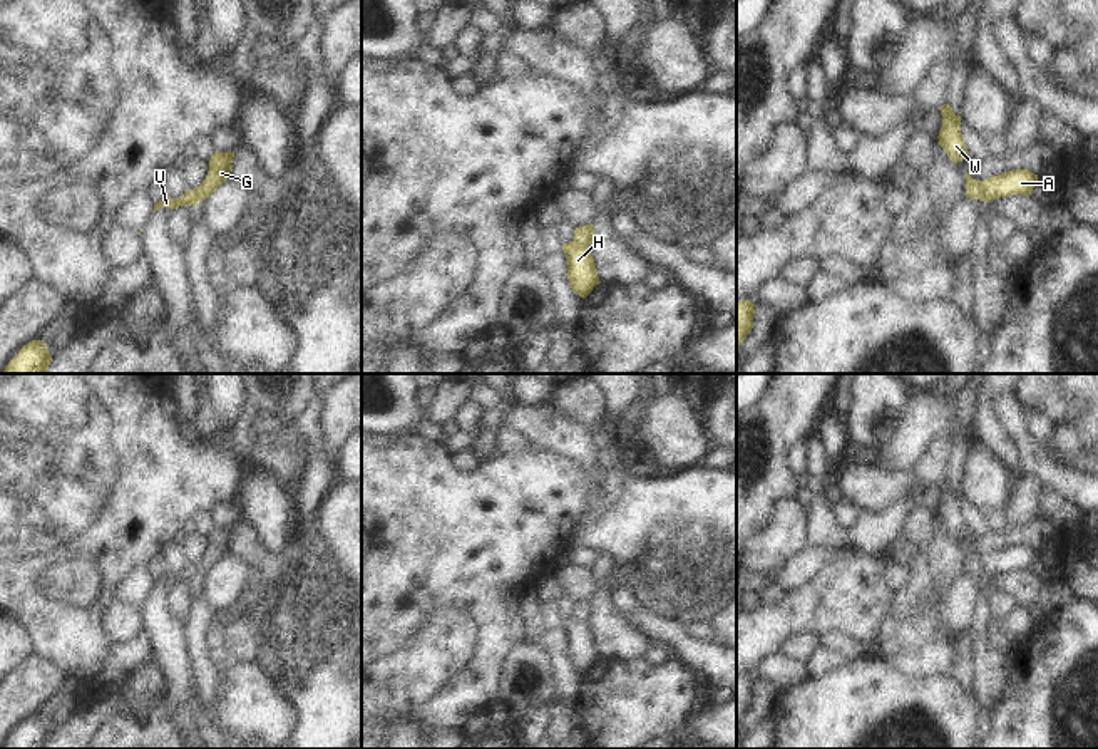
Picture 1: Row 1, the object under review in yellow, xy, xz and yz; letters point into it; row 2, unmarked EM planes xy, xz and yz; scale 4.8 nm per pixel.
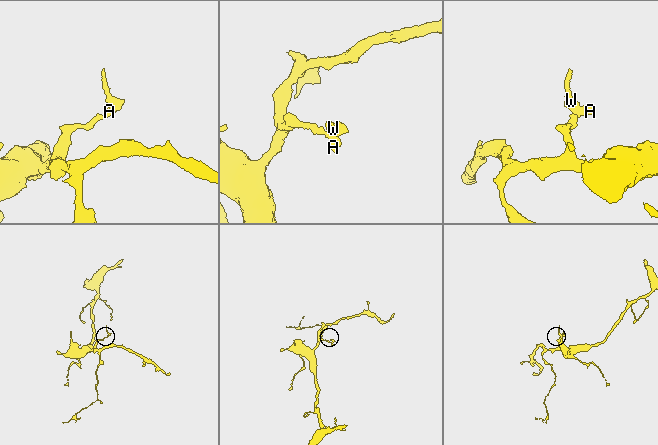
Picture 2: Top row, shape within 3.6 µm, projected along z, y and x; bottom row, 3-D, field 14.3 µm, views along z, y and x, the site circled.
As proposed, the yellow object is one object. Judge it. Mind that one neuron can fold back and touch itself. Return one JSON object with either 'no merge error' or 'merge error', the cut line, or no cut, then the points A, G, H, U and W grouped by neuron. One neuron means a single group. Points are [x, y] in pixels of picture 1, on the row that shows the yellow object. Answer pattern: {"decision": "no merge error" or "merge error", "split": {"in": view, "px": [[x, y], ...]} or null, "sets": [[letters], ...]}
{"decision": "merge error", "split": {"in": "yz", "px": [[979, 181], [983, 200]]}, "sets": [["A", "H", "U"], ["G", "W"]]}

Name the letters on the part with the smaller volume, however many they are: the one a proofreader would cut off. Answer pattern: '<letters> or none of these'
G, W

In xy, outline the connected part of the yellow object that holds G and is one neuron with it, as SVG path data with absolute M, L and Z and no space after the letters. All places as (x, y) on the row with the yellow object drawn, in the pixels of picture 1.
M216 151L209 159L209 171L203 181L201 201L209 198L228 178L231 178L233 152Z

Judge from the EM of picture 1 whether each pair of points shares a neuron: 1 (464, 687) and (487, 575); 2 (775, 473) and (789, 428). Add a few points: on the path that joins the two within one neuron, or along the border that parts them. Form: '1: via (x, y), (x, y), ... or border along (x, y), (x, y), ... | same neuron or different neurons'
1: via (487, 667), (491, 661), (491, 609), (487, 605) | same neuron
2: via (775, 461), (777, 439) | same neuron

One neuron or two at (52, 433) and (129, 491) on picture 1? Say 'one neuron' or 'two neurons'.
one neuron

